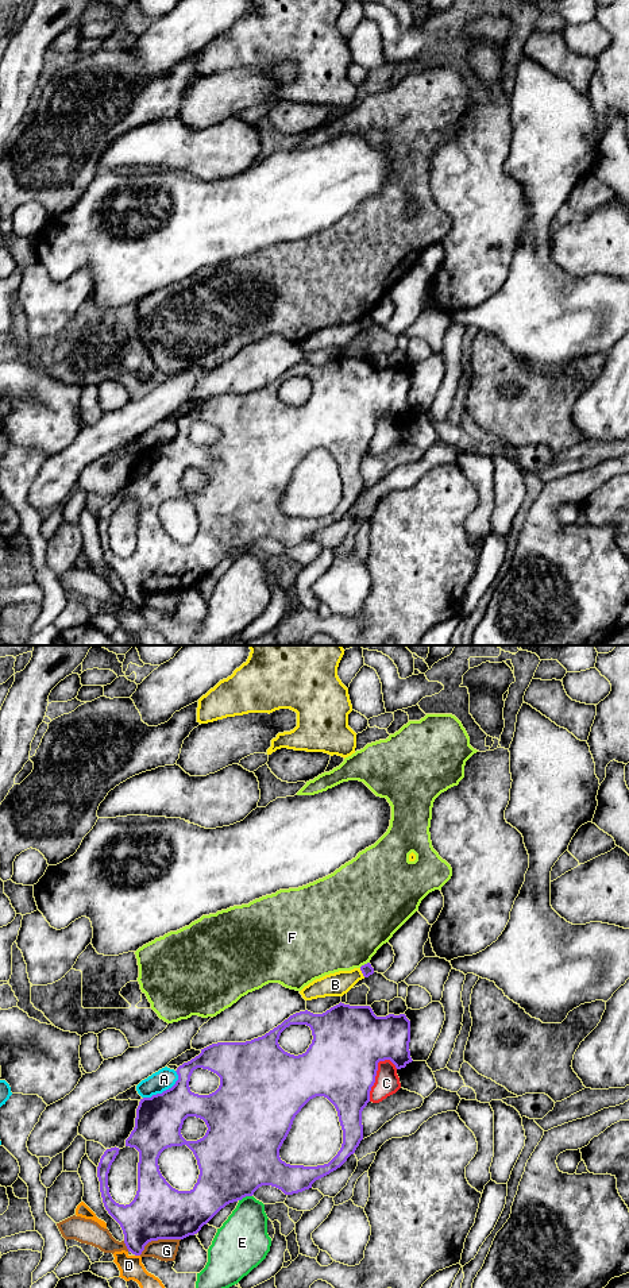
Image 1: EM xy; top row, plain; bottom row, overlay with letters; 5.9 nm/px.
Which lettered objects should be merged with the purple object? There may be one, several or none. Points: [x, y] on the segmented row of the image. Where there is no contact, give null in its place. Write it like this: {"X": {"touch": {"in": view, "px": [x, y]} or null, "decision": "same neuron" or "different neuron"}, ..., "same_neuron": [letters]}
{"A": {"touch": {"in": "xy", "px": [163, 1091]}, "decision": "different neuron"}, "B": {"touch": {"in": "xy", "px": [362, 972]}, "decision": "different neuron"}, "C": {"touch": {"in": "xy", "px": [375, 1075]}, "decision": "different neuron"}, "D": {"touch": {"in": "xy", "px": [138, 1254]}, "decision": "different neuron"}, "E": {"touch": {"in": "xy", "px": [244, 1196]}, "decision": "different neuron"}, "F": {"touch": {"in": "xy", "px": [365, 964]}, "decision": "different neuron"}, "G": {"touch": {"in": "xy", "px": [158, 1238]}, "decision": "different neuron"}, "same_neuron": []}

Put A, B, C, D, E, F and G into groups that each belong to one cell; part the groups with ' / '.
A / B / C / D / E / F / G

